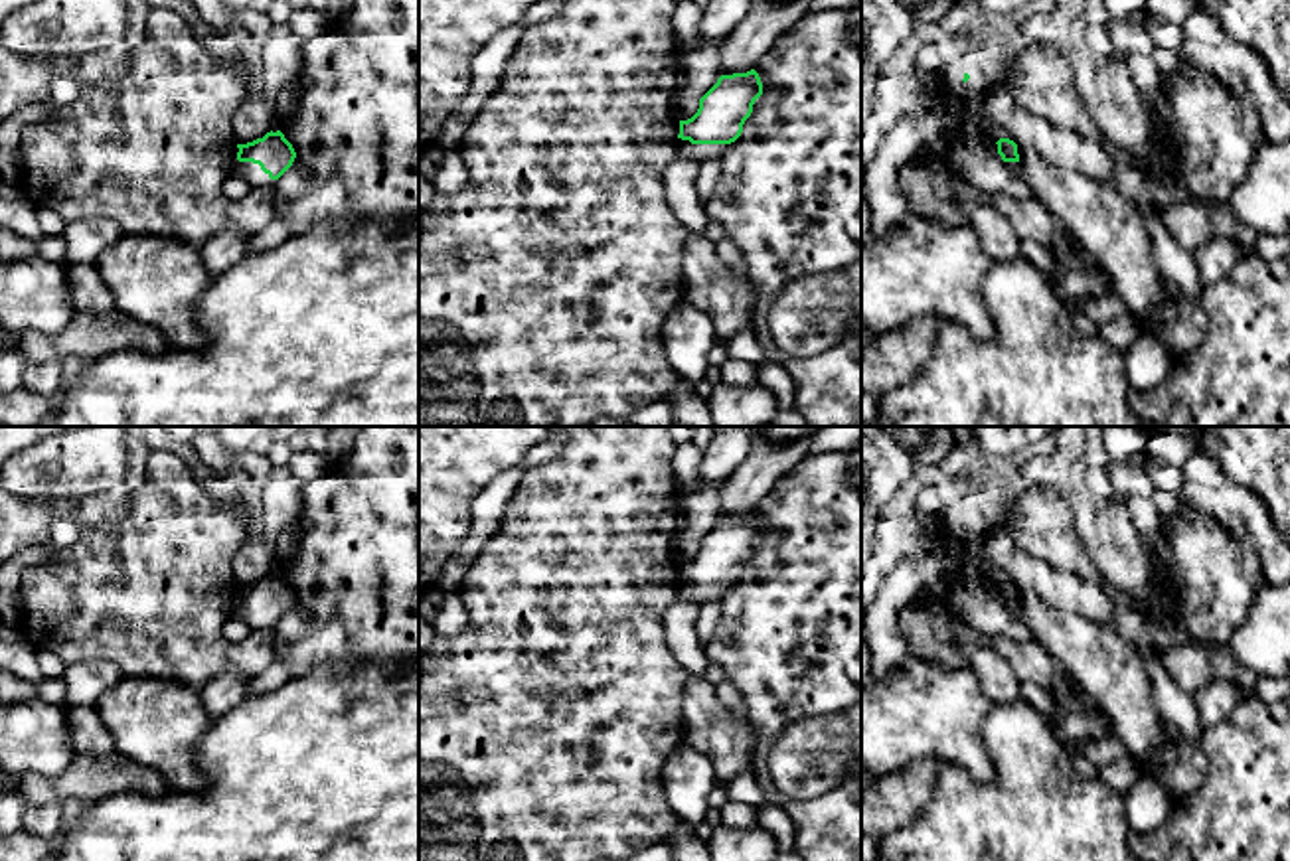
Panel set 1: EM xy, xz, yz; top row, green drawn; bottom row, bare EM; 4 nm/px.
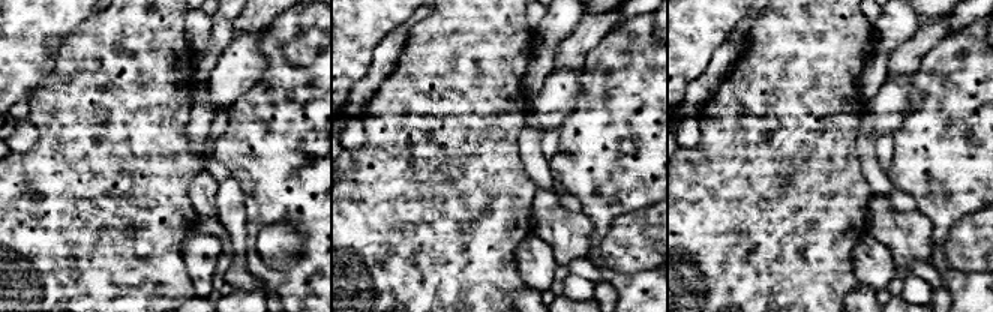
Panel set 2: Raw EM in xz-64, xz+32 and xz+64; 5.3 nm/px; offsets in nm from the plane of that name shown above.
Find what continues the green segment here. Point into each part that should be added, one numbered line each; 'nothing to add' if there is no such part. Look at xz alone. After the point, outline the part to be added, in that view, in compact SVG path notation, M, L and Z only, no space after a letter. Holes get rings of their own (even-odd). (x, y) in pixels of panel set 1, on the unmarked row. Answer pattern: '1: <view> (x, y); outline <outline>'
1: xz (702, 595); outline M678 581L678 598L689 598L697 604L711 600L721 600L727 592L727 587L691 587L689 583Z

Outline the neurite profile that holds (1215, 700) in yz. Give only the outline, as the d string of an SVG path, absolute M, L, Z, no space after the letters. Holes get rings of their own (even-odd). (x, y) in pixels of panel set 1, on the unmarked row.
M1217 677L1191 695L1203 731L1225 721L1239 703L1249 699L1249 691L1243 683Z

